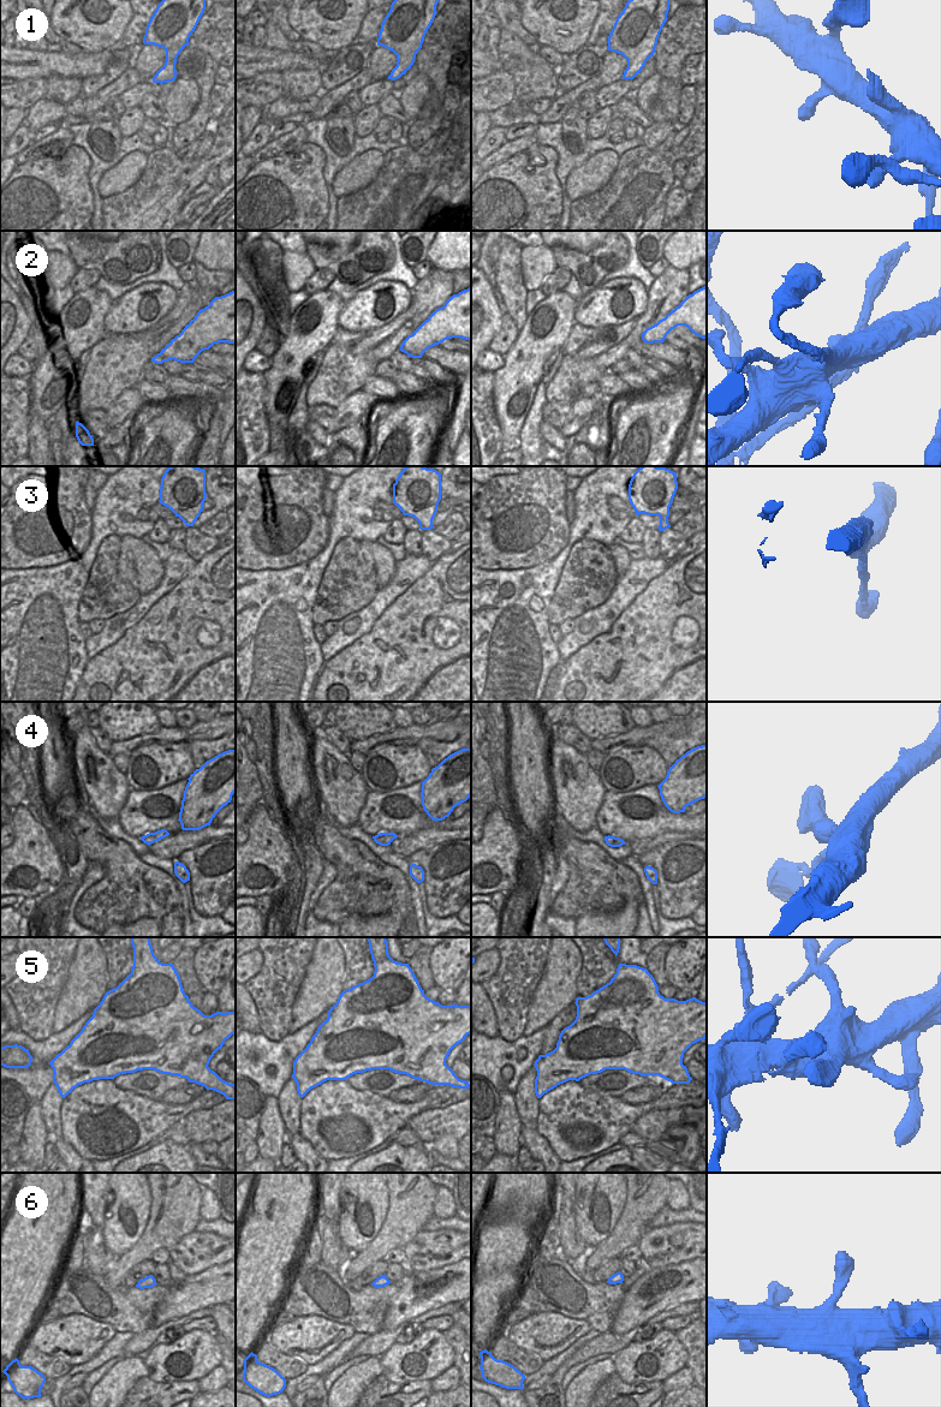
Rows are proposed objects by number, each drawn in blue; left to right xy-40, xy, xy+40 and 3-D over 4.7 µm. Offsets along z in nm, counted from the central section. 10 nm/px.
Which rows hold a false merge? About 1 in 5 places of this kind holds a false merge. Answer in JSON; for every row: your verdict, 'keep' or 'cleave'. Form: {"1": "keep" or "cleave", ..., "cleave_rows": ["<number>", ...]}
{"1": "keep", "2": "cleave", "3": "keep", "4": "keep", "5": "cleave", "6": "keep", "cleave_rows": ["2", "5"]}

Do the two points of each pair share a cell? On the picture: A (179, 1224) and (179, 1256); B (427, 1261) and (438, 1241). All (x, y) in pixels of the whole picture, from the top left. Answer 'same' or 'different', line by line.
A: different
B: same

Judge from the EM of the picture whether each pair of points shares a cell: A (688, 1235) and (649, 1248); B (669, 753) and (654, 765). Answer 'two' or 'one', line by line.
A: one
B: two

